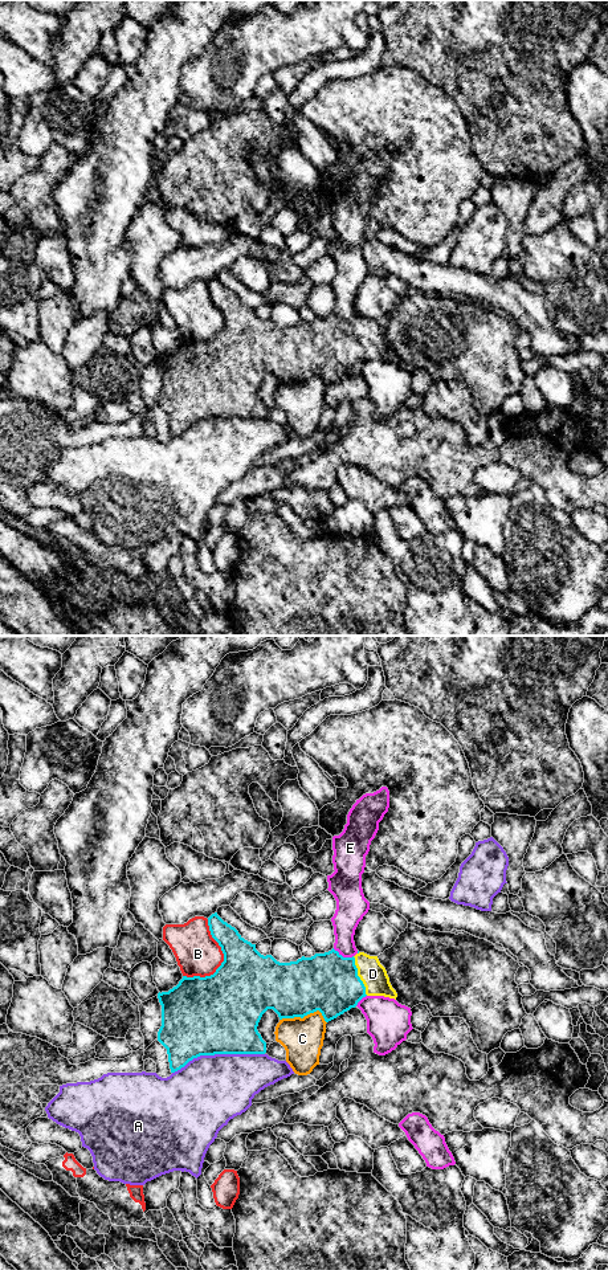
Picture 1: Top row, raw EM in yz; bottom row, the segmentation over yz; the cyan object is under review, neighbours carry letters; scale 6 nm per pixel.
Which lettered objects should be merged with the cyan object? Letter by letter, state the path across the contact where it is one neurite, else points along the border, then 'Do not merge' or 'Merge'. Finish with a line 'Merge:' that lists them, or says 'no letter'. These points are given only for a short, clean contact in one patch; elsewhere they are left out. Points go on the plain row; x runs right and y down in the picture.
A: Do not merge
B: Do not merge
C: Do not merge
D: Path across: yz (329, 347), (342, 347), (358, 341), (372, 338). Merge
E: Boundary: yz (333, 313), (343, 321), (353, 321). Do not merge
Merge: D

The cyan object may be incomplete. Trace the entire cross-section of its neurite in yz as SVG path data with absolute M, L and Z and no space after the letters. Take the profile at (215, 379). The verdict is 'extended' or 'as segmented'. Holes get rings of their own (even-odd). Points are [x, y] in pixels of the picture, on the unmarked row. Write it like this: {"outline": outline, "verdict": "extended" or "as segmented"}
{"outline": "M217 277L208 282L208 290L224 318L221 330L211 340L183 340L176 351L158 358L162 369L158 405L167 413L171 437L200 420L265 418L266 407L257 391L268 373L273 373L279 384L303 383L319 375L329 387L355 372L366 360L397 362L378 320L359 317L343 322L332 313L311 322L279 327L272 319L261 319L256 309L245 305Z", "verdict": "extended"}

